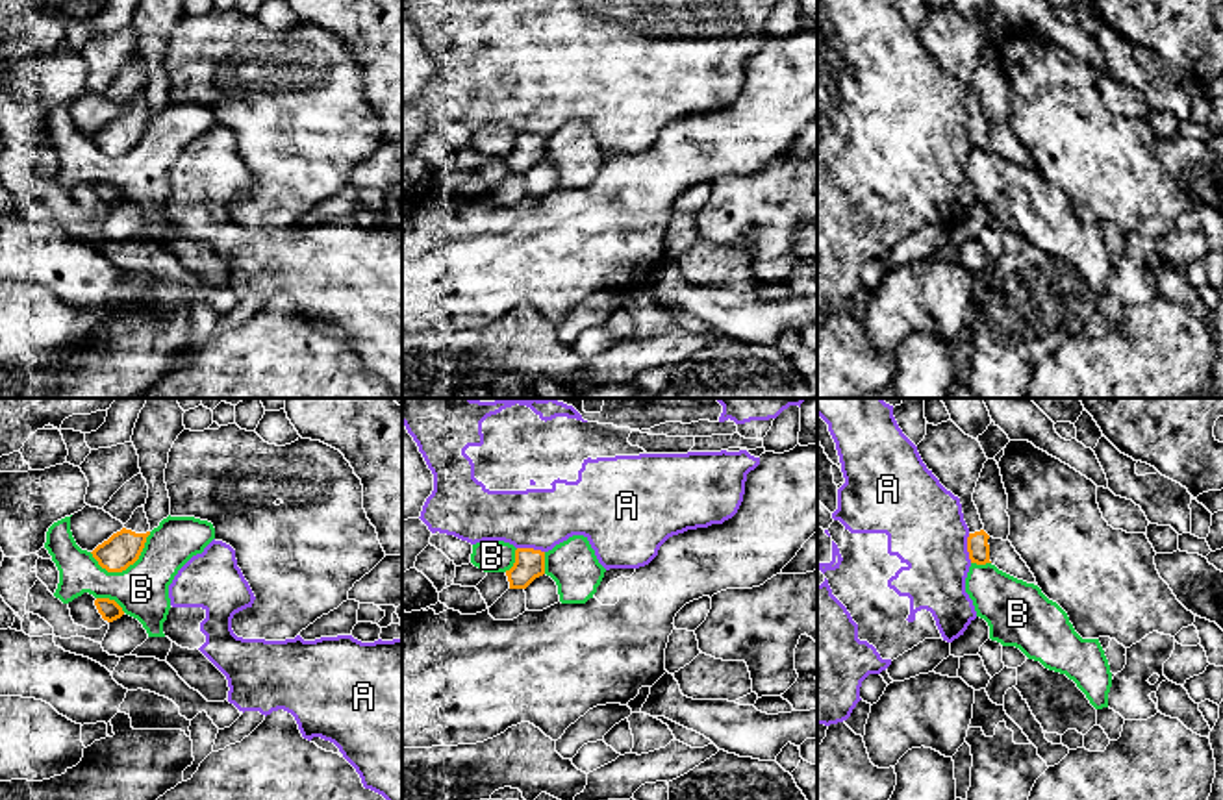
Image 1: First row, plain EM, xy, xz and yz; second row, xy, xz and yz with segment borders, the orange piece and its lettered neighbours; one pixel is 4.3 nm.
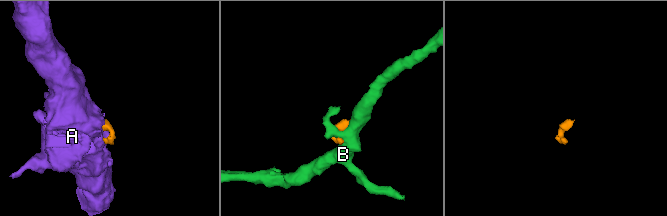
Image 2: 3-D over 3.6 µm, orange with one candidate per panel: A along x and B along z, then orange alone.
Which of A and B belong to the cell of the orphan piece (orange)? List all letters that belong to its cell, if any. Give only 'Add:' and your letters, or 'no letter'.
Add: no letter

